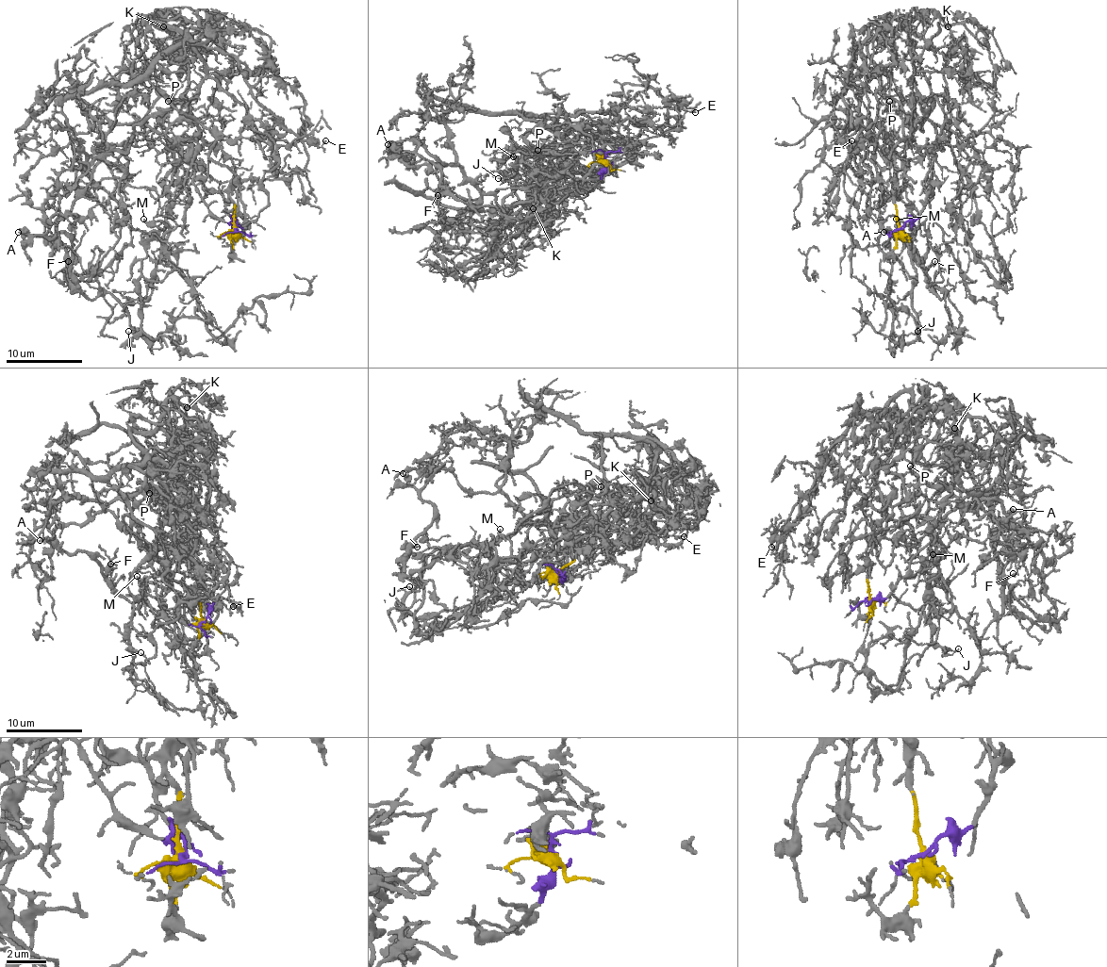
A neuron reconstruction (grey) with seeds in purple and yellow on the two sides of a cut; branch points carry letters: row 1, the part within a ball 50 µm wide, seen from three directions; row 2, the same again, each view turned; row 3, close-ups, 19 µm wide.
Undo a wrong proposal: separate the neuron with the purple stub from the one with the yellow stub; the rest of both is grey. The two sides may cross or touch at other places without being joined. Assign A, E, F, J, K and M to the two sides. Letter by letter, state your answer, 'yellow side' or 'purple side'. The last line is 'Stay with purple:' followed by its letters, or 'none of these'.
A: purple side
E: yellow side
F: purple side
J: purple side
K: yellow side
M: purple side
Stay with purple: A, F, J, M

